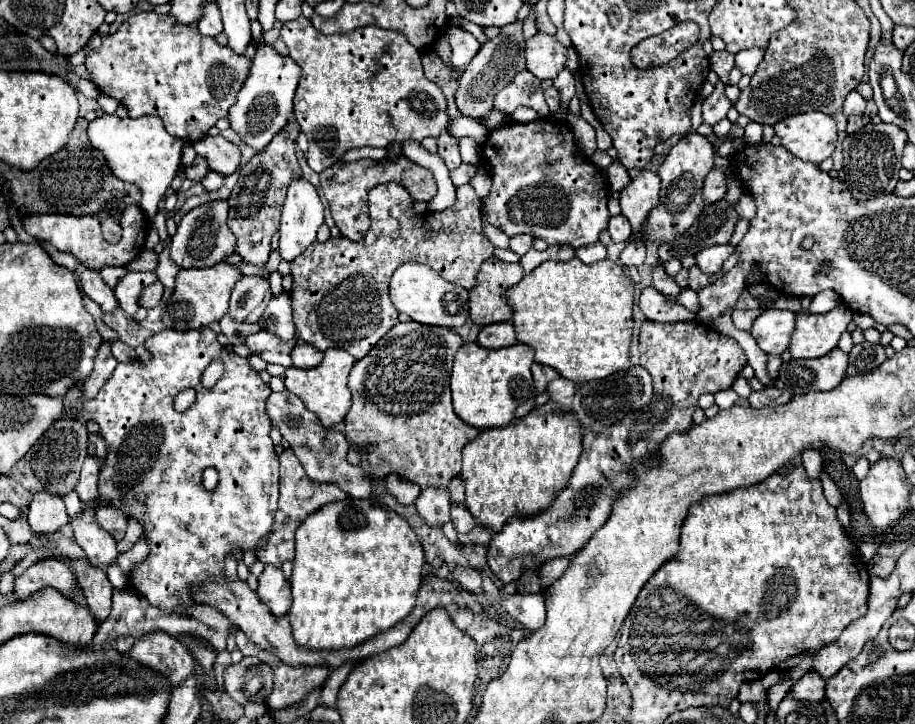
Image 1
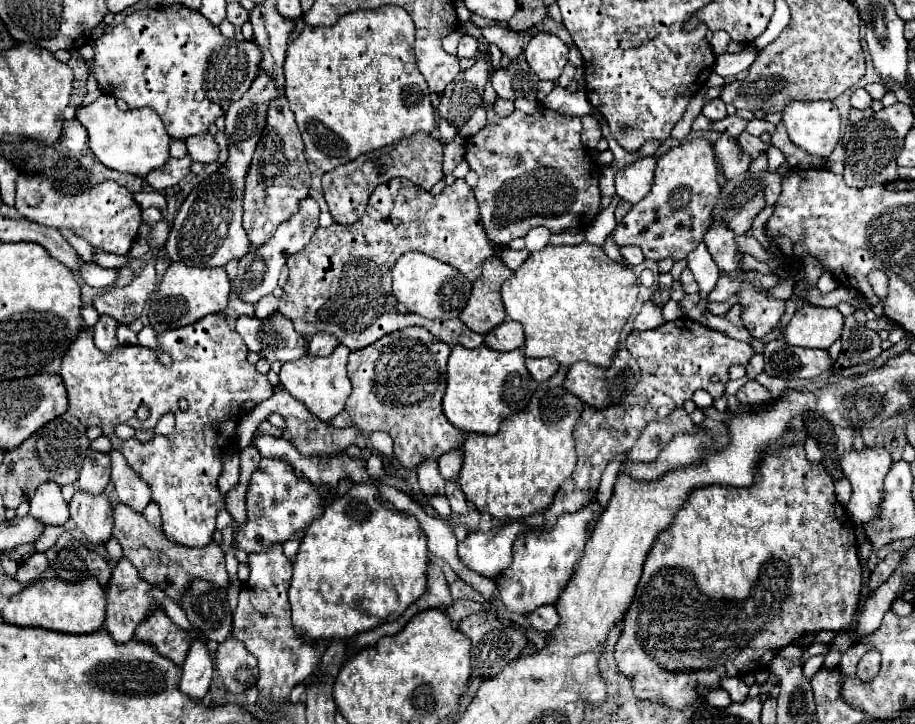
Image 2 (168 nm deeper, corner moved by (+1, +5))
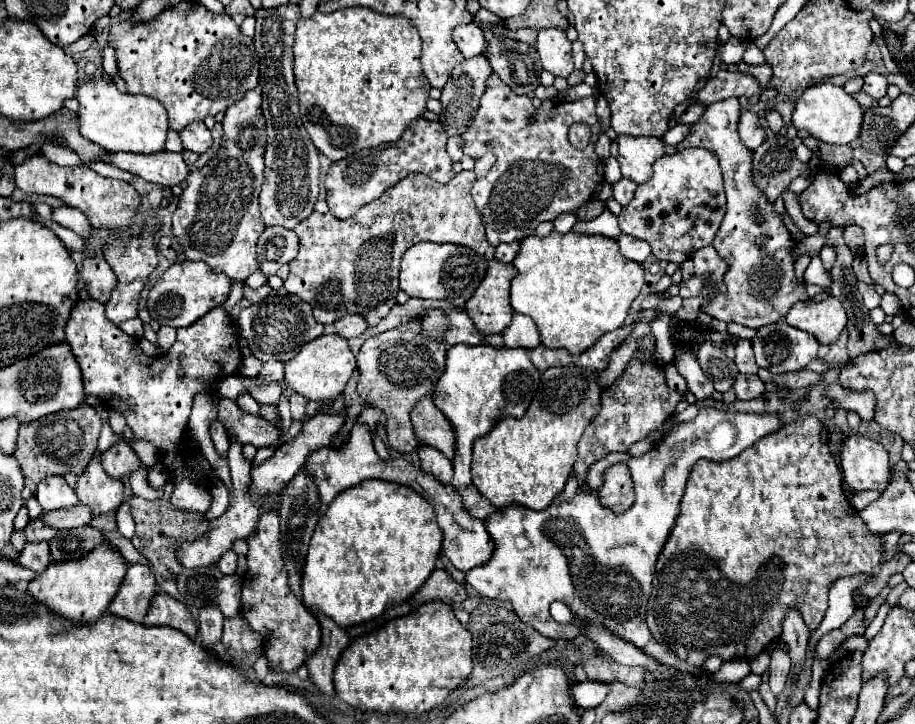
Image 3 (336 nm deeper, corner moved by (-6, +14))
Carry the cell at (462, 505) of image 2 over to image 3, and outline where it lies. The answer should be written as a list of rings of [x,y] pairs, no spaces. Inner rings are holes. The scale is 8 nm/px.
[[[455,344],[447,350],[445,372],[435,384],[433,402],[451,420],[455,428],[457,448],[453,456],[453,480],[455,488],[471,484],[471,448],[473,442],[495,426],[503,416],[521,418],[529,408],[533,394],[539,388],[539,370],[529,360],[523,348],[493,348],[493,346],[467,346]]]

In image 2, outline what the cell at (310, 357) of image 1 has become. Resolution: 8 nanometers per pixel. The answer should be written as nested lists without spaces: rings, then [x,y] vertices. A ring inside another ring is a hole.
[[[316,333],[314,337],[310,337],[308,341],[308,355],[316,355],[316,357],[324,357],[330,355],[334,351],[334,347],[338,345],[338,339],[330,333]]]

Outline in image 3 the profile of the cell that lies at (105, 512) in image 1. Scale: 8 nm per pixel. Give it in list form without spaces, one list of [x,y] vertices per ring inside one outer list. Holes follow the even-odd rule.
[[[133,496],[131,514],[137,526],[133,536],[133,546],[151,562],[153,572],[161,574],[167,580],[175,580],[177,574],[183,570],[183,566],[175,558],[175,544],[197,540],[209,530],[209,522],[205,516],[199,516],[199,512],[179,512],[179,508],[171,508],[169,500],[149,502],[139,496]]]

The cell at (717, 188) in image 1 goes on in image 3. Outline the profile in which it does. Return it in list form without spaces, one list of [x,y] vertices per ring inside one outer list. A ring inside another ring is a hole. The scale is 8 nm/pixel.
[[[745,110],[739,120],[739,134],[749,150],[755,150],[765,140],[765,130],[759,124],[759,116],[753,110]]]

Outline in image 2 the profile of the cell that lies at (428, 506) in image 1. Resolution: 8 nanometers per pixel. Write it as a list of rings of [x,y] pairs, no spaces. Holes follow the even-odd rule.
[[[424,461],[418,469],[418,483],[420,483],[420,491],[426,495],[426,497],[432,497],[432,495],[444,495],[444,487],[446,487],[446,481],[442,479],[440,471],[438,471],[438,463],[436,461]]]

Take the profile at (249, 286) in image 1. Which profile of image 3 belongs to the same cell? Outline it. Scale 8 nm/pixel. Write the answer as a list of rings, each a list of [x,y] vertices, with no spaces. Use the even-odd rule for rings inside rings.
[[[271,226],[265,228],[257,242],[257,260],[259,268],[271,276],[275,274],[281,264],[287,264],[297,256],[299,250],[299,238],[293,230],[287,230],[283,226]]]

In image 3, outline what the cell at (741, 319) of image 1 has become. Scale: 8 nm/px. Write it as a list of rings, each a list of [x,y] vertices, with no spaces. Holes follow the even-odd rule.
[[[729,324],[727,332],[729,332],[731,336],[737,336],[737,338],[749,338],[749,340],[755,336],[755,330],[753,330],[753,328],[747,328],[747,326],[741,326],[741,324]]]

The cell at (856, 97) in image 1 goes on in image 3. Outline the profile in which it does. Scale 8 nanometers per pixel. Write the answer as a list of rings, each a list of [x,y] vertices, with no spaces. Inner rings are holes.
[[[871,70],[867,76],[865,76],[865,84],[863,84],[863,90],[873,96],[875,100],[879,100],[881,96],[887,94],[887,80],[883,74]]]

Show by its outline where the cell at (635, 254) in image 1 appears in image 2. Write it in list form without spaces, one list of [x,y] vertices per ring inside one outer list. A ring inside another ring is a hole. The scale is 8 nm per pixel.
[[[620,247],[620,253],[626,259],[626,265],[630,265],[630,267],[644,261],[644,255],[642,255],[640,247]]]

